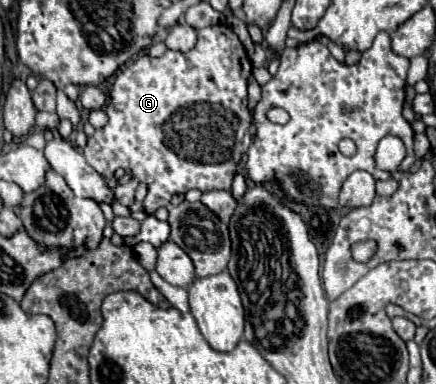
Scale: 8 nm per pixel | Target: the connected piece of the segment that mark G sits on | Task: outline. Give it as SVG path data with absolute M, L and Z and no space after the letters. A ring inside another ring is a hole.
M226 22L198 30L196 46L188 52L166 50L160 58L140 56L116 74L106 106L108 124L96 130L84 148L88 164L100 174L114 174L118 168L128 168L136 182L148 186L144 200L146 214L154 214L160 206L168 206L174 194L184 194L192 188L200 192L230 190L238 164L252 144L252 114L246 100L250 74L250 58Z

